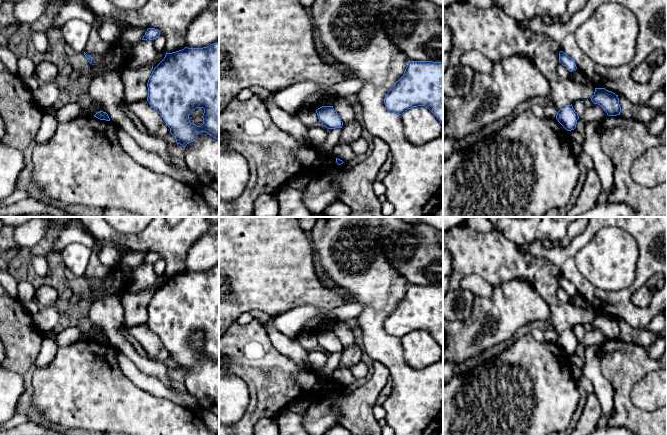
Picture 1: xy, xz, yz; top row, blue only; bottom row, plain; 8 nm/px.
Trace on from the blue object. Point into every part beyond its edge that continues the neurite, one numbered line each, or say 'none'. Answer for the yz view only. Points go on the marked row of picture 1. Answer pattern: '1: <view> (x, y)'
none

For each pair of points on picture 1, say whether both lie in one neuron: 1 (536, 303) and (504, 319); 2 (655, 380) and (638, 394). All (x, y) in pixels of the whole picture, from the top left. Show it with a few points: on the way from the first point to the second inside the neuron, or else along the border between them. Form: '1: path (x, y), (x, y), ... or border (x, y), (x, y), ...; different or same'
1: path (528, 305), (518, 305), (512, 311); same
2: path (651, 384), (642, 393); same

